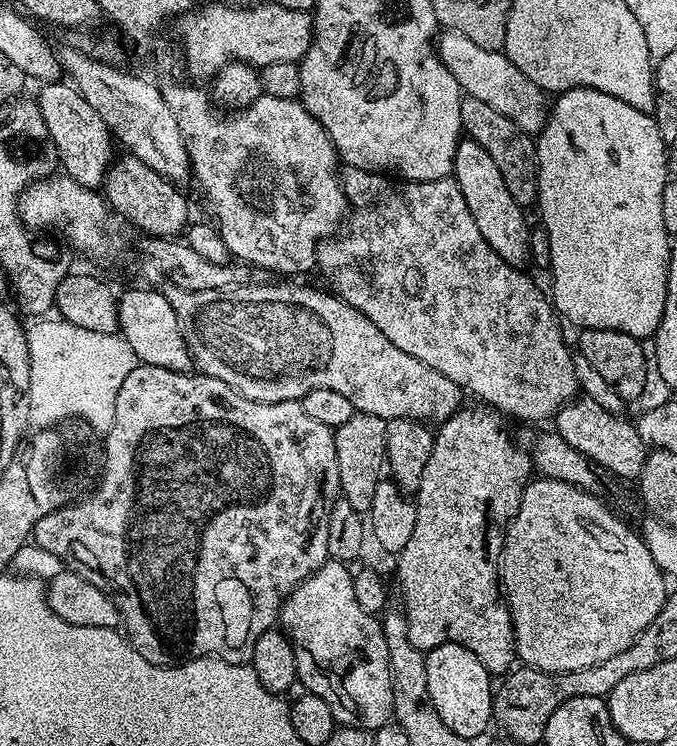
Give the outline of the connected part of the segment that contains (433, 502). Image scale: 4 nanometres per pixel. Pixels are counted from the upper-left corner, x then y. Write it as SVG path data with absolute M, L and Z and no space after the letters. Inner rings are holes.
M487 406L476 407L480 408L461 407L459 412L452 415L449 420L443 421L435 429L432 437L430 458L426 462L426 470L422 470L420 489L414 494L416 506L414 531L412 531L410 542L406 542L406 546L395 557L396 576L400 579L400 596L404 599L402 611L408 623L408 637L410 642L414 642L416 649L427 654L431 648L437 648L439 644L460 644L466 650L470 650L470 654L474 654L474 658L478 658L478 662L482 662L482 666L486 666L486 670L490 674L497 674L496 672L504 674L517 663L518 657L516 655L516 639L514 638L512 615L508 609L508 601L502 591L500 558L504 554L505 531L518 514L518 506L522 506L522 494L526 490L528 483L533 479L534 465L531 451L527 447L523 448L522 445L516 444L515 438L508 433L508 428L504 425L506 423L505 417L497 412L495 408Z

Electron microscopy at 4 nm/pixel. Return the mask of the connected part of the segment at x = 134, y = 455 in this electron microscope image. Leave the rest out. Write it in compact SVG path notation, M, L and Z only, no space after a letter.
M137 363L136 368L126 374L122 390L118 390L118 398L114 402L114 422L103 440L104 477L100 485L64 508L41 516L30 529L31 539L36 546L57 555L67 571L76 572L86 578L86 582L111 595L120 611L120 622L128 643L134 651L142 654L142 658L146 658L146 662L170 665L213 656L215 660L225 660L231 664L249 663L254 654L254 642L258 642L260 635L266 634L266 630L277 623L285 598L330 558L326 546L330 509L320 488L336 490L340 487L333 429L310 418L298 400L273 404L254 402L238 395L219 378Z

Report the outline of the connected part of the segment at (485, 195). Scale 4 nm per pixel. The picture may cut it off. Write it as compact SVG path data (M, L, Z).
M464 138L456 147L454 162L452 163L452 176L462 190L462 198L466 198L466 206L470 206L470 214L474 214L474 222L482 233L482 238L508 264L524 266L529 263L528 234L530 224L524 221L525 209L521 208L510 190L506 190L506 182L502 182L502 174L498 171L494 158L478 146L478 142Z

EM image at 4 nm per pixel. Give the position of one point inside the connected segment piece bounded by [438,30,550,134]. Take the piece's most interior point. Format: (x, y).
(487, 75)

